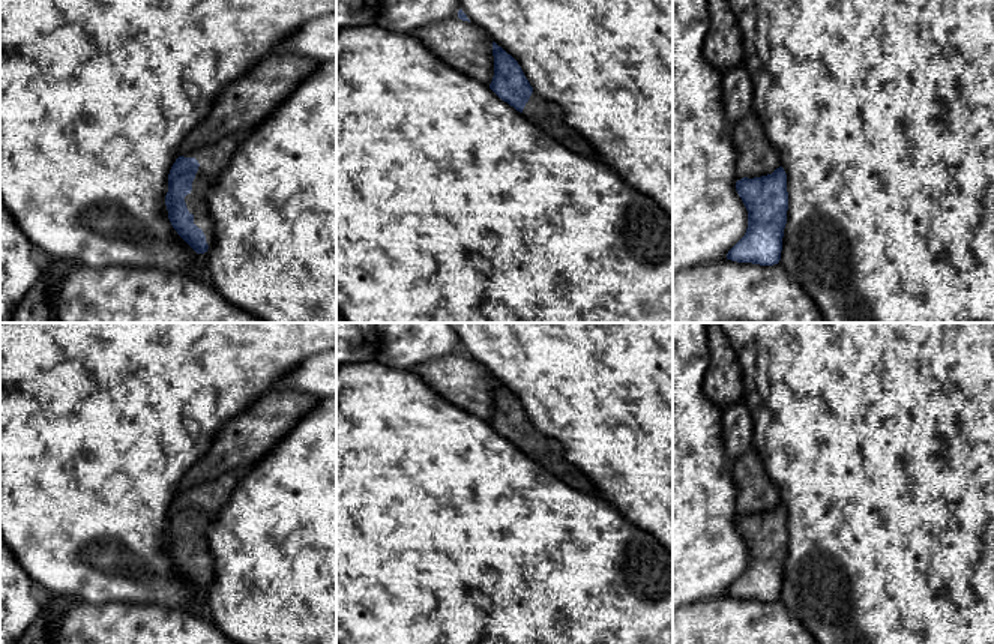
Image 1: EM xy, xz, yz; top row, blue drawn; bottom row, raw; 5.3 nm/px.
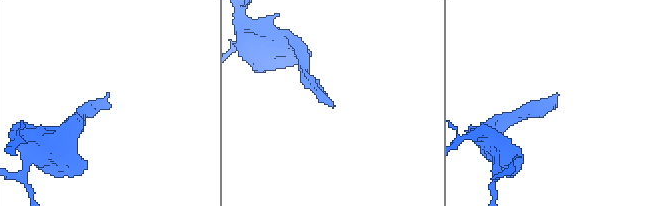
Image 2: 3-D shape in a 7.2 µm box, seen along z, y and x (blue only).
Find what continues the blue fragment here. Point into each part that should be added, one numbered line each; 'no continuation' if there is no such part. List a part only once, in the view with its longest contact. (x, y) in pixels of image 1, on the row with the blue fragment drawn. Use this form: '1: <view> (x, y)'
1: xy (213, 159)

